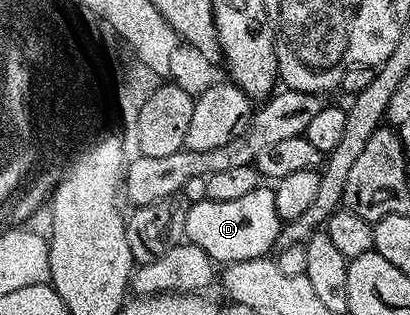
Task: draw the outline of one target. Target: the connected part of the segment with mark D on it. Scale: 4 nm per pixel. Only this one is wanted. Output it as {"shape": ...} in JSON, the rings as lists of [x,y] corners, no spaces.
{"shape":[[[259,186],[251,190],[251,194],[243,194],[243,198],[234,198],[231,202],[204,199],[190,203],[185,209],[184,239],[199,246],[199,250],[206,252],[218,265],[224,266],[262,259],[272,249],[282,225],[283,221],[275,210],[273,188]]]}

